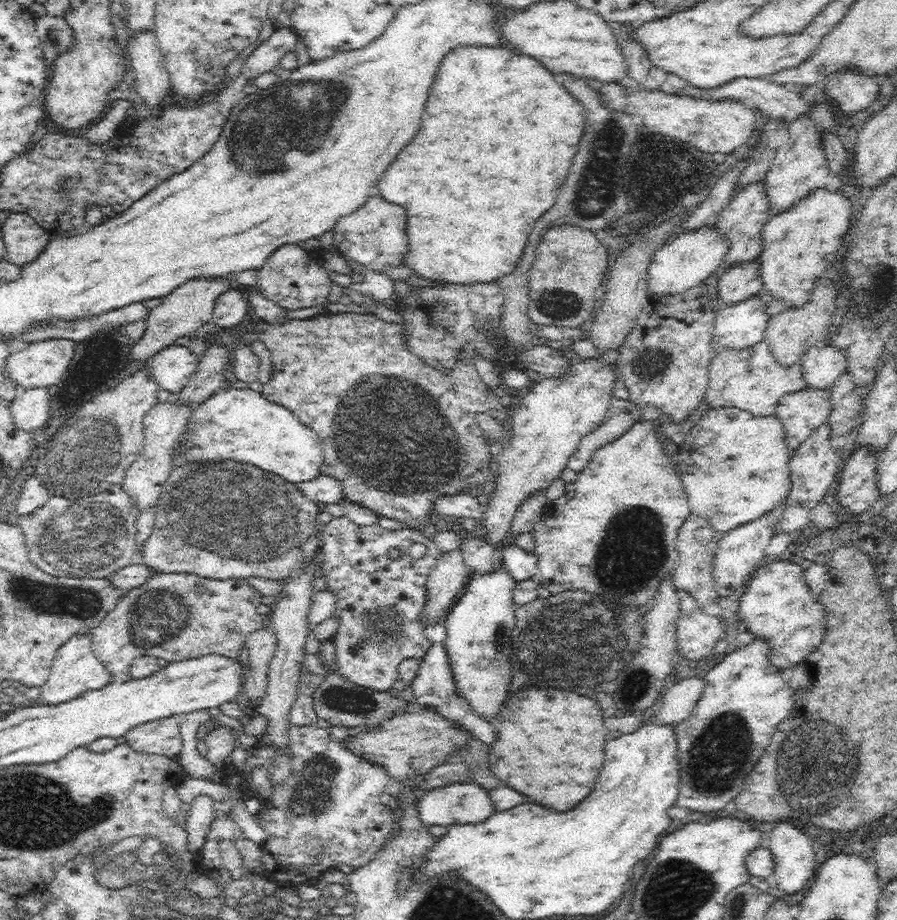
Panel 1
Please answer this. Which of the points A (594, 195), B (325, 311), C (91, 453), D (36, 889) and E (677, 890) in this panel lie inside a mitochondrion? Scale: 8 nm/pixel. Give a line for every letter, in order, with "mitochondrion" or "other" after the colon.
A: mitochondrion
B: other
C: mitochondrion
D: other
E: mitochondrion

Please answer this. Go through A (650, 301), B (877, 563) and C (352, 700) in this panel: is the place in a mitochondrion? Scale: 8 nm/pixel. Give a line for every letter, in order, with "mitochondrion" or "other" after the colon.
A: other
B: other
C: mitochondrion

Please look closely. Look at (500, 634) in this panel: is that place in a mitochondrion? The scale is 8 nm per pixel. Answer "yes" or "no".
yes

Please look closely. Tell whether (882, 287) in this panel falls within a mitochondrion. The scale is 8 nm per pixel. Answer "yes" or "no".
yes

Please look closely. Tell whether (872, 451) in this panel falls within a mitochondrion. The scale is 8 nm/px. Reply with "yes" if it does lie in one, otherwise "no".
no

